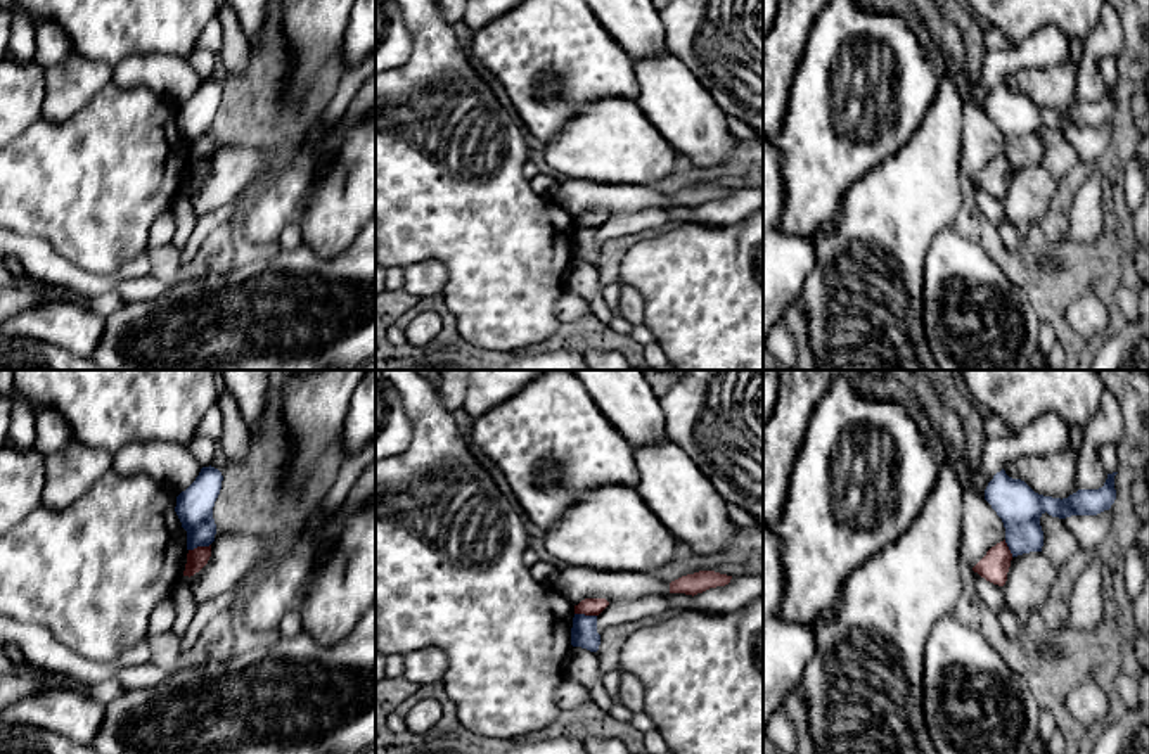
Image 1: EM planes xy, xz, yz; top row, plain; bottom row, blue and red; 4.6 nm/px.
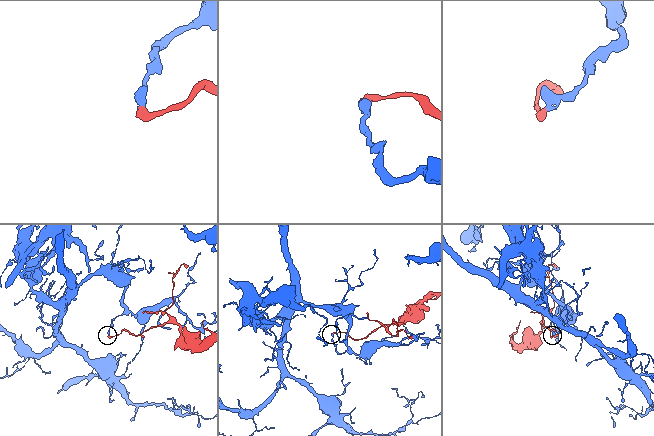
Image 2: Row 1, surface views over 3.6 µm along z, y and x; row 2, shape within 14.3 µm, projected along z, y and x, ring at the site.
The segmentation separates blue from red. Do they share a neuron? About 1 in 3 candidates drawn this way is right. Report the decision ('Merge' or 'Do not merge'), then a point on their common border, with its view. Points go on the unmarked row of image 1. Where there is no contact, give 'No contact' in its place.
Do not merge. Touches blue at xy (199, 158)

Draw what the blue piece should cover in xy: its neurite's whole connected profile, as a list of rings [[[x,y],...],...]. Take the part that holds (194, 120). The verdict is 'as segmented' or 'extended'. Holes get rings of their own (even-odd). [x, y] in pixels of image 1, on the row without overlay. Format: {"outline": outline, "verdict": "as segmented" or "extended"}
{"outline": [[[202,80],[196,93],[177,109],[175,125],[187,144],[187,163],[209,159],[216,137],[213,119],[221,102],[223,88],[215,80]]], "verdict": "as segmented"}

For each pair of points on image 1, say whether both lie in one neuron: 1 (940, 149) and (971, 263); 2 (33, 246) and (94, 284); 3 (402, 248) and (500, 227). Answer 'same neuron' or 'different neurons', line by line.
1: different neurons
2: same neuron
3: same neuron

